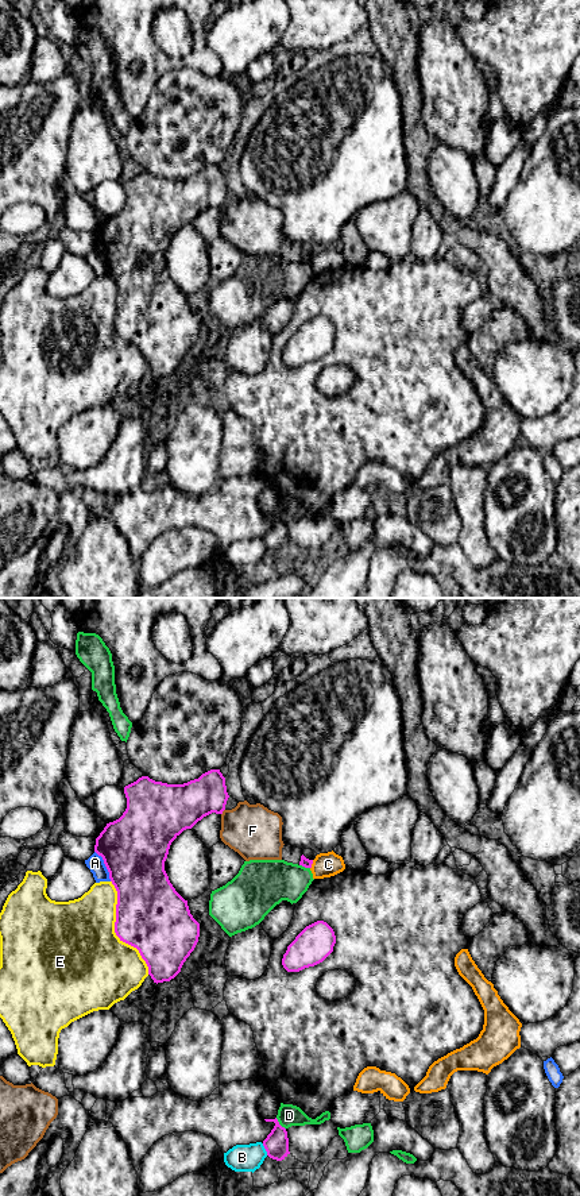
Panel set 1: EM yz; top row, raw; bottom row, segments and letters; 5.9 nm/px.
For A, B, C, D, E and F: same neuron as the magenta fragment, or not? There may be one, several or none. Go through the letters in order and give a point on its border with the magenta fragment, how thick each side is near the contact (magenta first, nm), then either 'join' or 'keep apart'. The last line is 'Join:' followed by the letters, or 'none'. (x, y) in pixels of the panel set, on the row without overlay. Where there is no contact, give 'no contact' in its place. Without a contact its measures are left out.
A: contact yz (105, 261); calibres 400 and 100 nm; keep apart
B: contact yz (265, 543); calibres 140 and 160 nm; keep apart
C: contact yz (312, 258); calibres 60 and 140 nm; keep apart
D: contact yz (278, 519); calibres 140 and 130 nm; keep apart
E: contact yz (115, 325); calibres 420 and 500 nm; keep apart
F: contact yz (223, 205); calibres 280 and 320 nm; keep apart
Join: none

